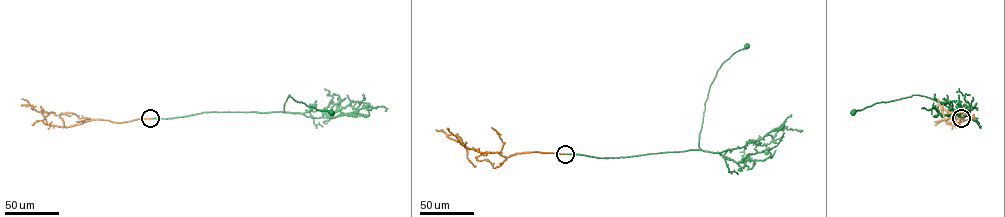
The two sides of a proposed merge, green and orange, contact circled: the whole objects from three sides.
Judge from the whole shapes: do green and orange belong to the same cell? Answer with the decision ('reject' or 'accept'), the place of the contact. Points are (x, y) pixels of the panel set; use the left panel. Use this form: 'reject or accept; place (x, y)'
accept; place (150, 118)

